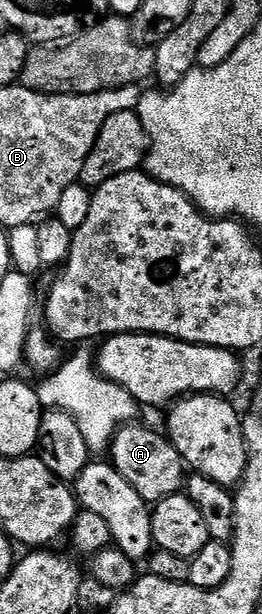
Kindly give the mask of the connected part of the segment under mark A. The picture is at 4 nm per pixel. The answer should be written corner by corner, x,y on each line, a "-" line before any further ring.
133,422
124,425
112,438
110,453
112,467
142,494
142,498
148,501
149,505
155,506
160,501
177,495
186,484
186,465
182,454
168,439
163,431
155,432
152,428
143,428
140,422

